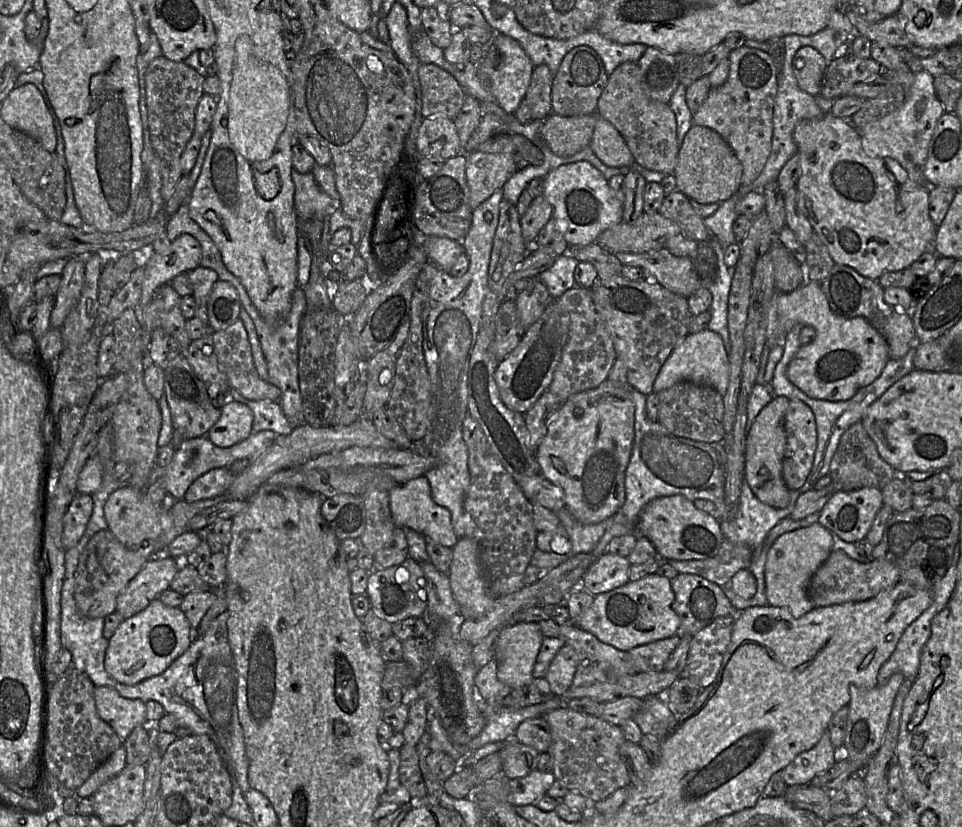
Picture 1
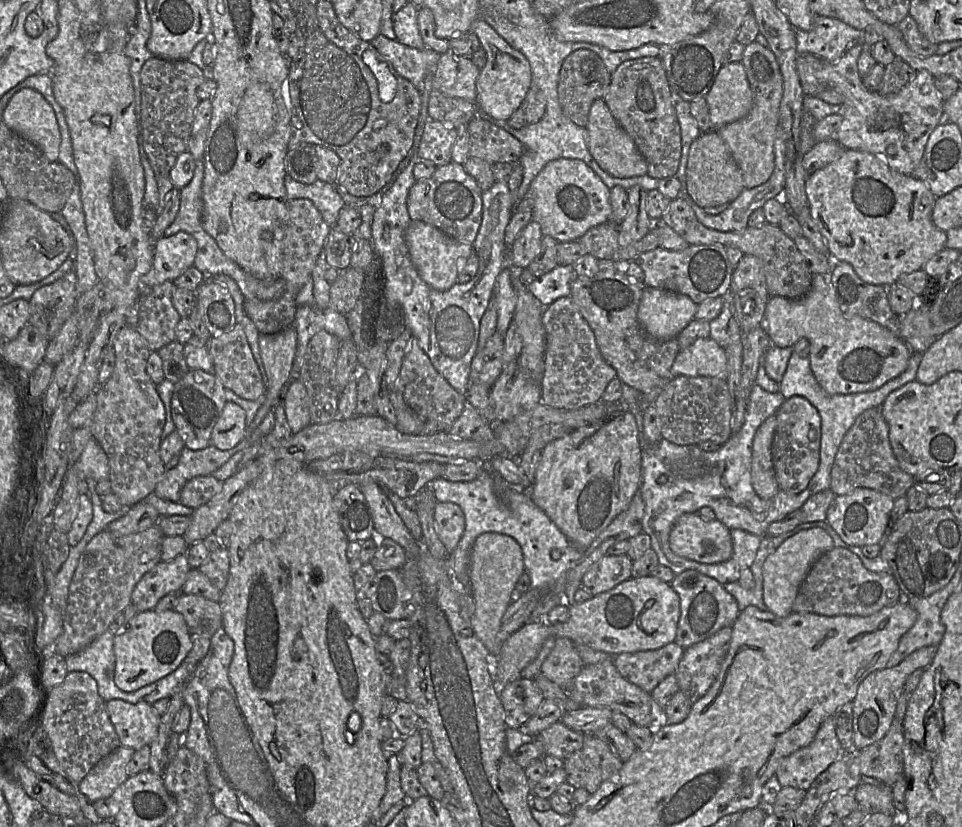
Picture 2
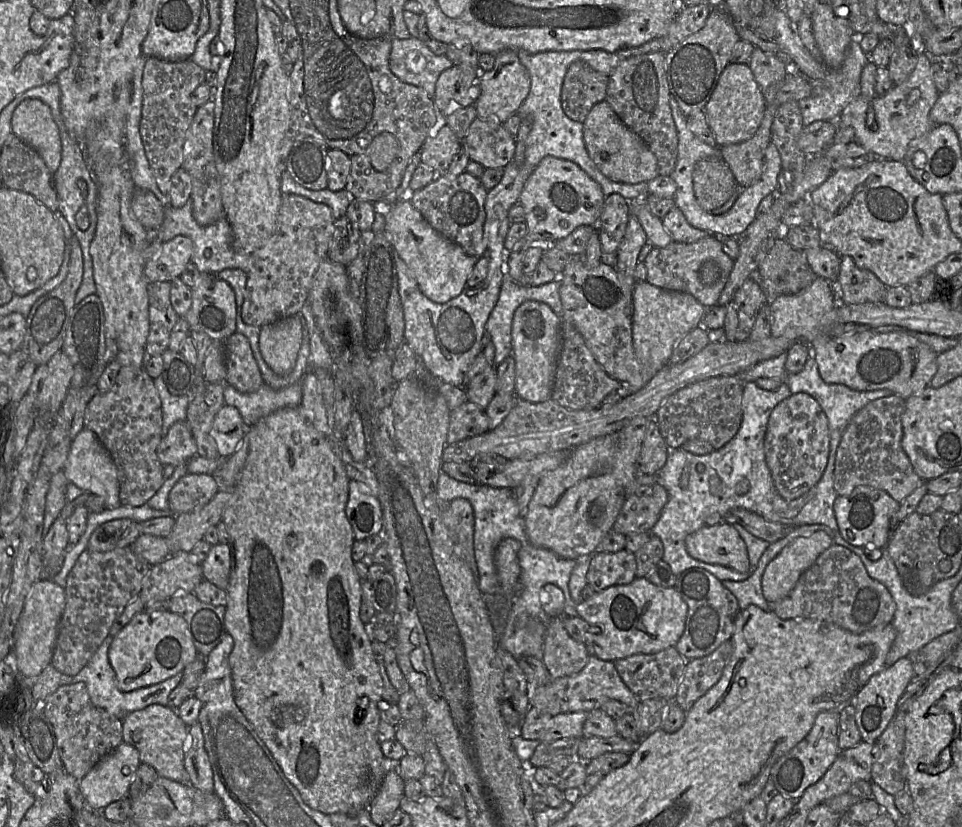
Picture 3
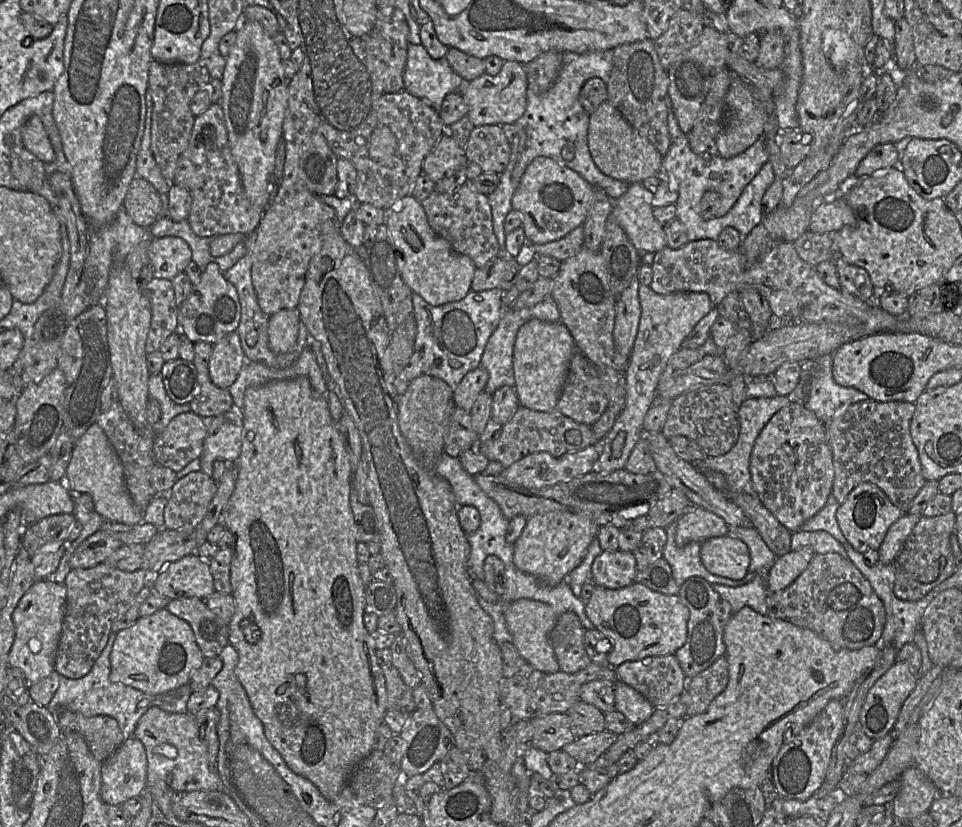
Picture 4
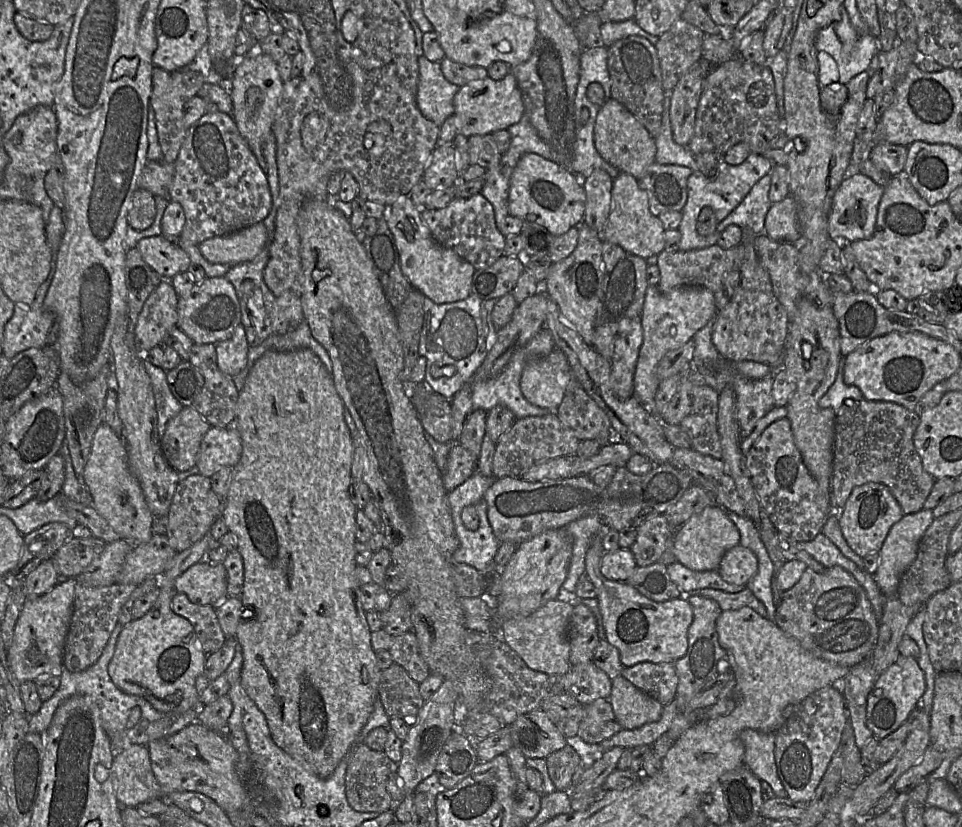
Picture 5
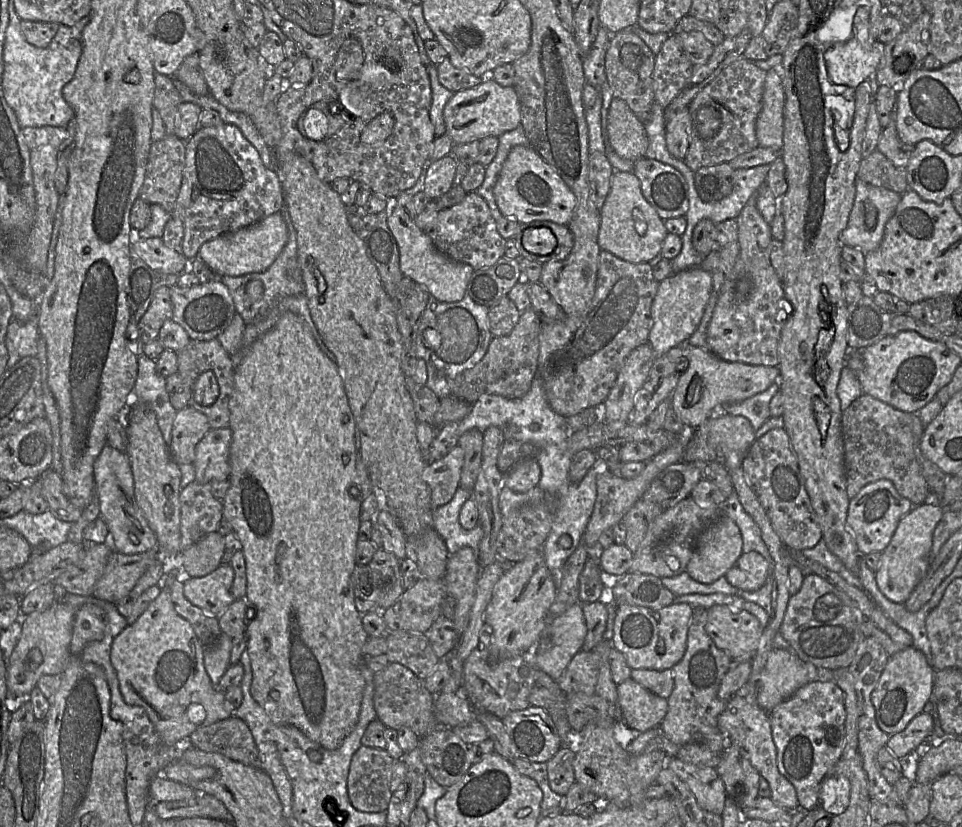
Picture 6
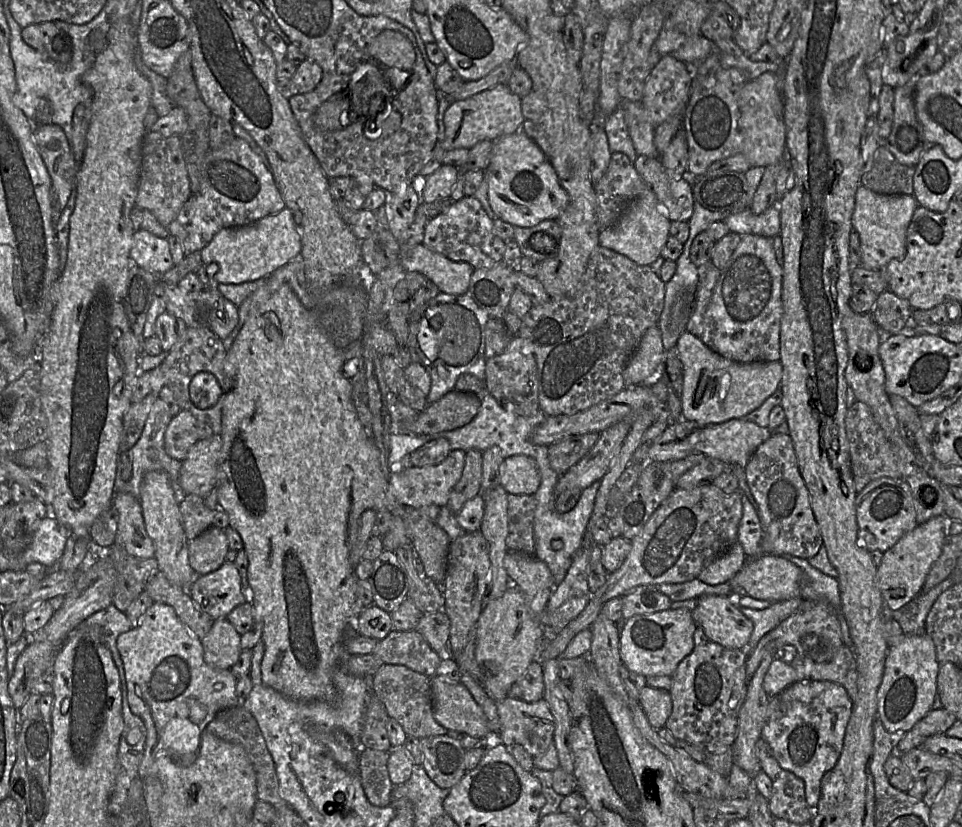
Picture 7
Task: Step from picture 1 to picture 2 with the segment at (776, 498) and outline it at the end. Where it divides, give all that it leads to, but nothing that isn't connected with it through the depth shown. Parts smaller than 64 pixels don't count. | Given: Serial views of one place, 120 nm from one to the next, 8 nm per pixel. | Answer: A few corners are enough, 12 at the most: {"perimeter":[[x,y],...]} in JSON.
{"perimeter":[[776,415],[757,429],[751,483],[770,499],[779,491],[772,460]]}

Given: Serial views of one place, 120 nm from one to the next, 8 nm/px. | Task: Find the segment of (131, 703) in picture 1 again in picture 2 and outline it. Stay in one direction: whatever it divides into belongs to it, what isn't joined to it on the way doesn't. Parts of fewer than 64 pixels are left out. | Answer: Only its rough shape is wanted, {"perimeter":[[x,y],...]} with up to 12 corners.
{"perimeter":[[113,699],[105,707],[122,746],[157,738],[152,705]]}

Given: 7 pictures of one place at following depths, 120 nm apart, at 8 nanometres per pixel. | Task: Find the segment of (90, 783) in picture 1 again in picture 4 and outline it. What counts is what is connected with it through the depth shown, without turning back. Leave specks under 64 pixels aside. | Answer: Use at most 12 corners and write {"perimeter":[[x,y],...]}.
{"perimeter":[[127,738],[101,765],[100,796],[120,806],[147,784],[143,743]]}

